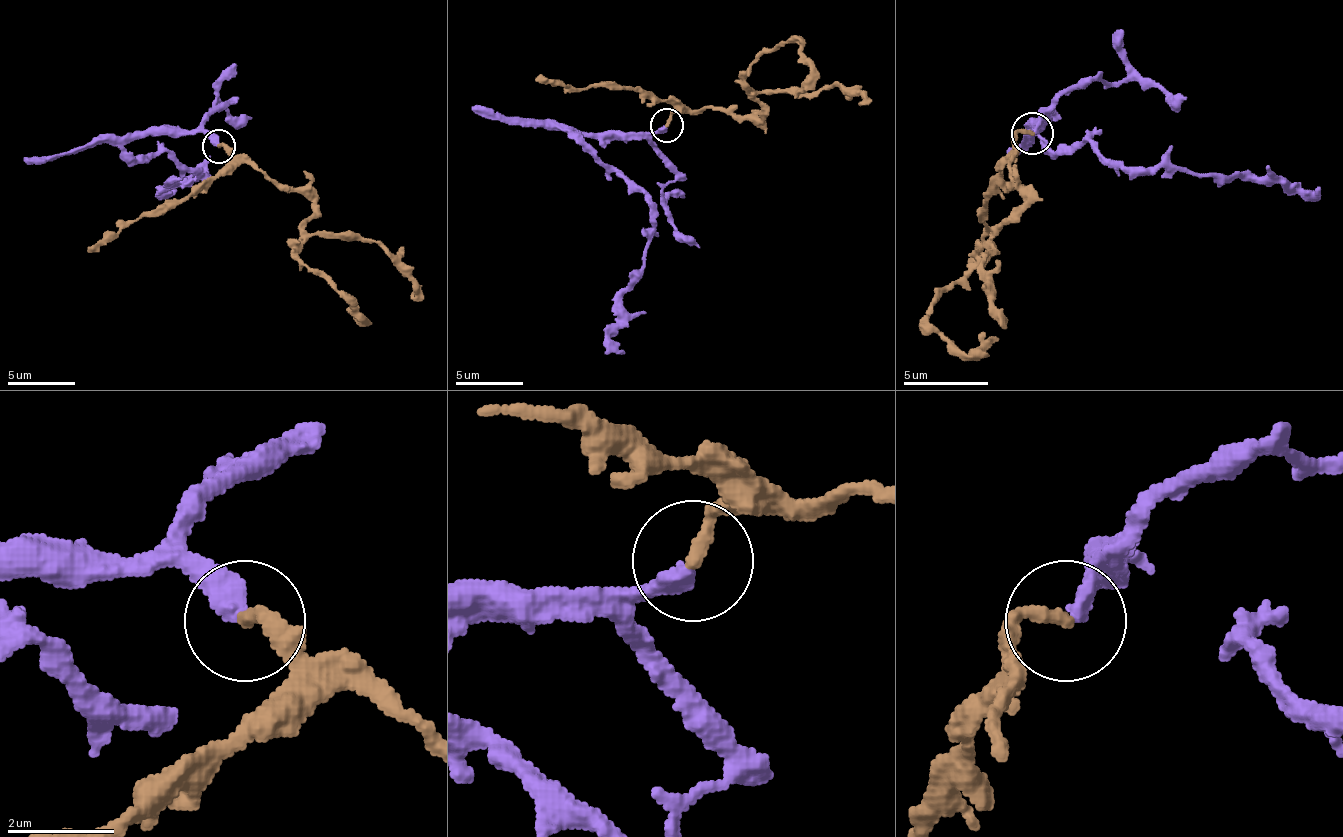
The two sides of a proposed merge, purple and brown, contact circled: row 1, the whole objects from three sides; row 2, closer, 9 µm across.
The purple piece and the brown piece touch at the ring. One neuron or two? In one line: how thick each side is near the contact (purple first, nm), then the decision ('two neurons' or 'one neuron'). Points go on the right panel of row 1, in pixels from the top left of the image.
380/260 nm | one neuron

